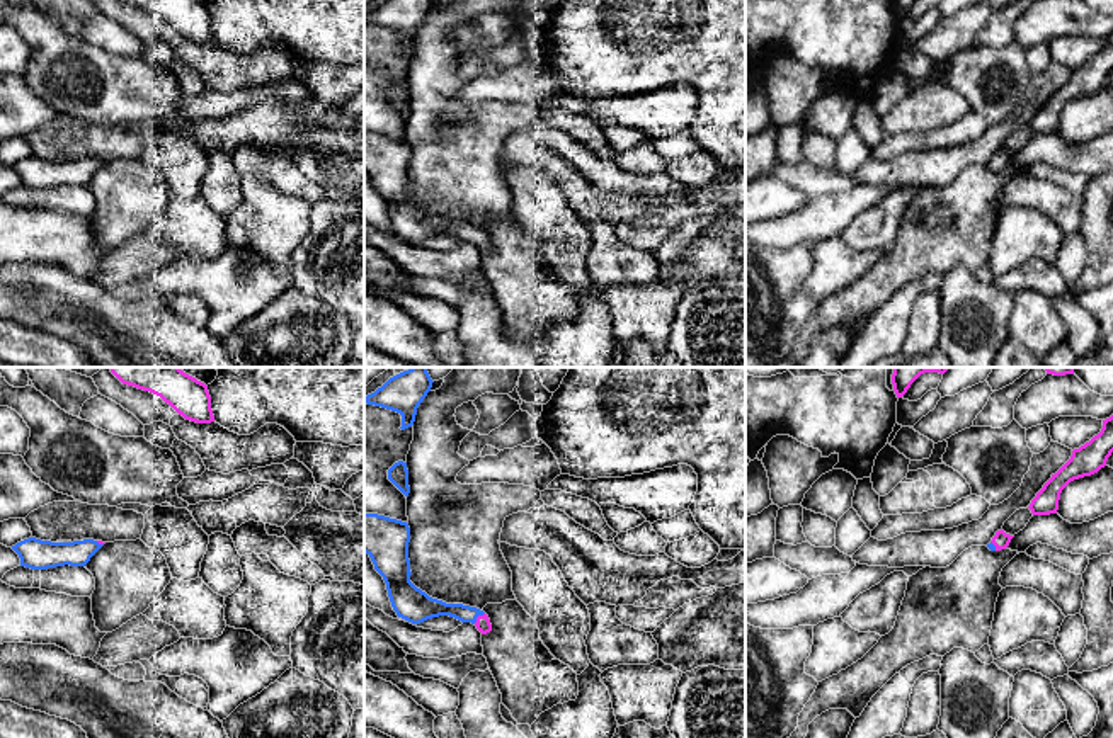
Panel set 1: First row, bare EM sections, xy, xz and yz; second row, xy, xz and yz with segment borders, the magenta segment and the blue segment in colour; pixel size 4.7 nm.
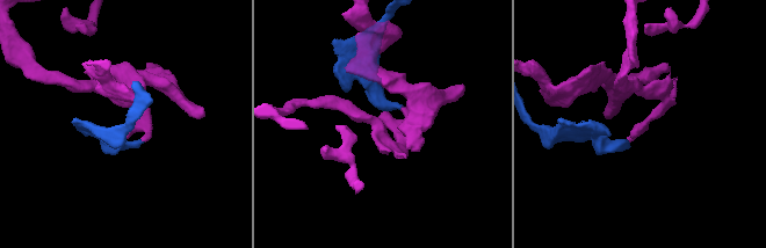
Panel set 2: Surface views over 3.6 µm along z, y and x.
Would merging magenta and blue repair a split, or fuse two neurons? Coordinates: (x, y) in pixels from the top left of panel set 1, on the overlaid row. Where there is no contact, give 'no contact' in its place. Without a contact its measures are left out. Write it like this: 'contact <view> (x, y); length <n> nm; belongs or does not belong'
contact xz (477, 618); length 80 nm; belongs

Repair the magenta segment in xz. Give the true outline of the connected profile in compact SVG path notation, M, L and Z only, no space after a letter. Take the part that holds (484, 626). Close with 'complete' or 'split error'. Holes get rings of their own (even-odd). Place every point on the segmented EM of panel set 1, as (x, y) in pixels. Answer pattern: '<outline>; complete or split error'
M364 514L364 553L383 576L397 616L412 624L449 616L461 622L475 624L482 634L490 633L492 624L483 610L432 599L410 582L408 542L410 527L407 522L378 514Z; split error

